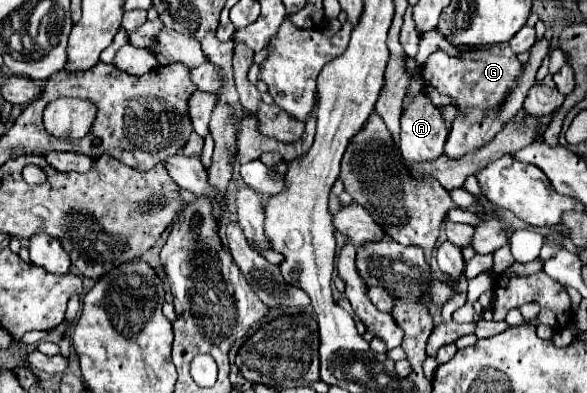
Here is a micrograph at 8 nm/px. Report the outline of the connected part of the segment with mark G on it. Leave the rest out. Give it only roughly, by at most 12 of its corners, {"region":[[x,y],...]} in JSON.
{"region":[[507,42],[435,50],[421,78],[457,106],[497,110],[521,78]]}

